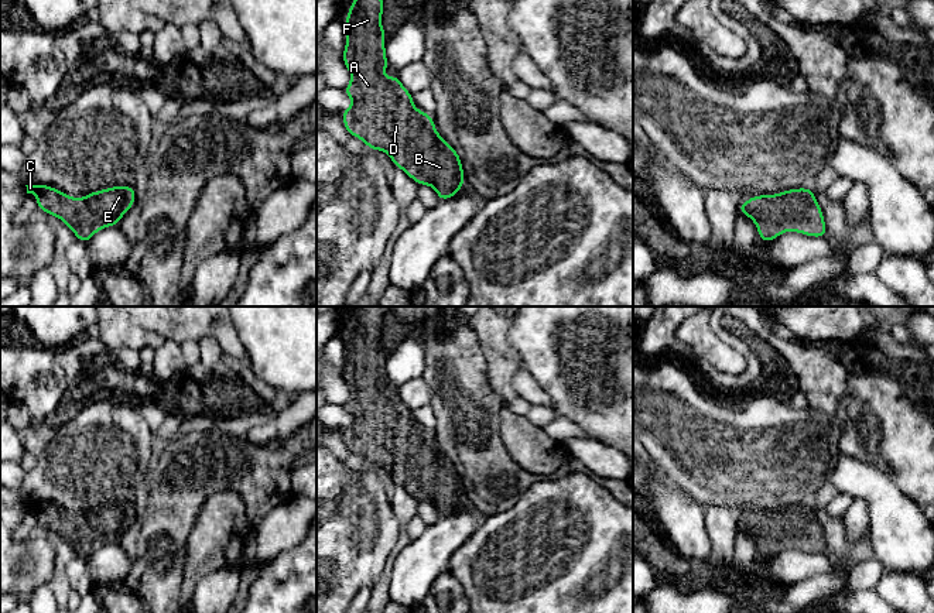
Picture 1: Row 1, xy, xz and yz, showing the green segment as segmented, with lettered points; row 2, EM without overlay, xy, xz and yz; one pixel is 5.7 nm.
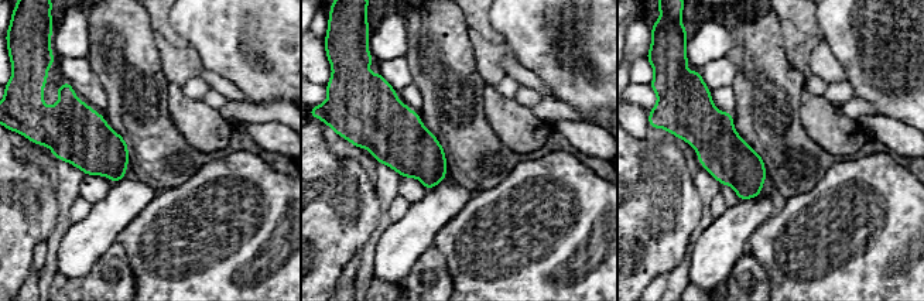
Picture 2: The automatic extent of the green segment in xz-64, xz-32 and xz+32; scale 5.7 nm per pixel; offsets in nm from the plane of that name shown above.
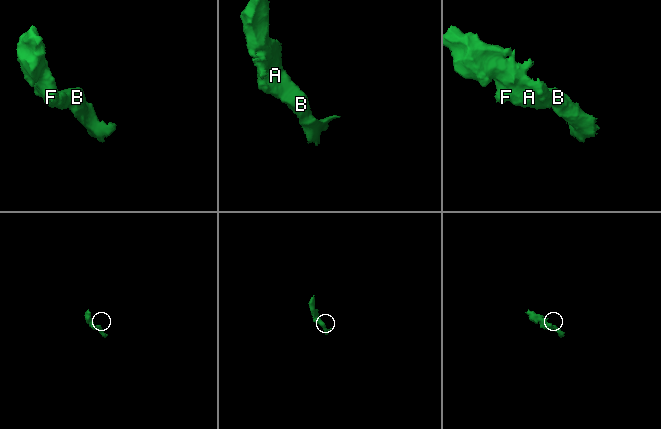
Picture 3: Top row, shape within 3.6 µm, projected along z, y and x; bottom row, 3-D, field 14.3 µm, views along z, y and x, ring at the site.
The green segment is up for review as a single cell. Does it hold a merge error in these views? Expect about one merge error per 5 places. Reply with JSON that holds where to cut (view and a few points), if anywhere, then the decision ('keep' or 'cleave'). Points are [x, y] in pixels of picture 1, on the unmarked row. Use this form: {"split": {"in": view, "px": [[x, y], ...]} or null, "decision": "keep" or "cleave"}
{"split": null, "decision": "keep"}

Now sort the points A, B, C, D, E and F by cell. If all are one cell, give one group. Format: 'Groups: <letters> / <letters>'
Groups: A B C D E F

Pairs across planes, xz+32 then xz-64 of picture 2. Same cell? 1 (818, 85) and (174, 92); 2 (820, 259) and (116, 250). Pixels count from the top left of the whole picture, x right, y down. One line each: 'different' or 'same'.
1: different
2: different

